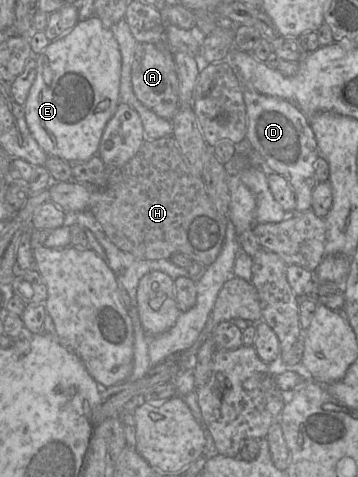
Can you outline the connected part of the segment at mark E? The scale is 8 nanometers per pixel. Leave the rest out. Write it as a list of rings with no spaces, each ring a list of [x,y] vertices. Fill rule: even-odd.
[[[99,17],[80,20],[62,40],[52,40],[43,52],[37,55],[37,74],[31,86],[24,113],[27,126],[43,151],[69,164],[85,163],[98,155],[100,141],[107,122],[116,112],[120,101],[120,77],[122,58],[118,42],[111,29],[106,28]],[[109,100],[107,109],[97,111],[97,105]]]

